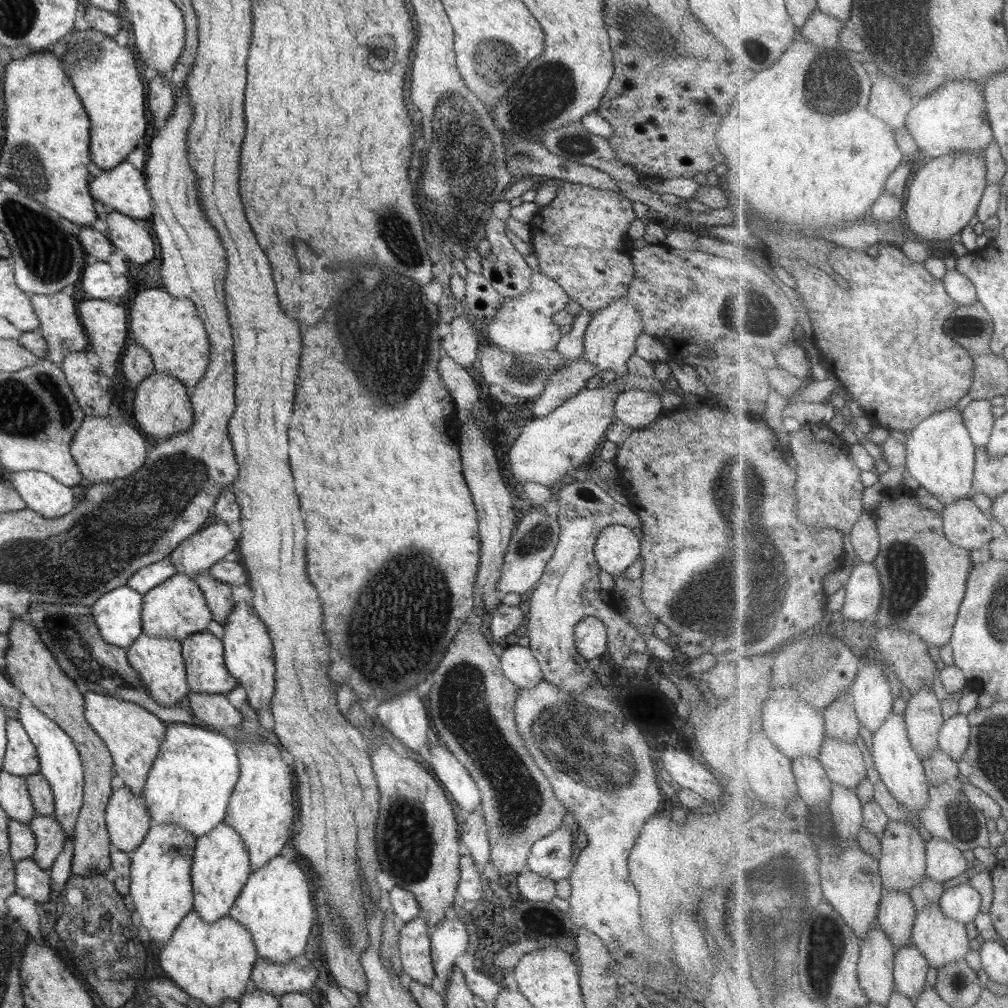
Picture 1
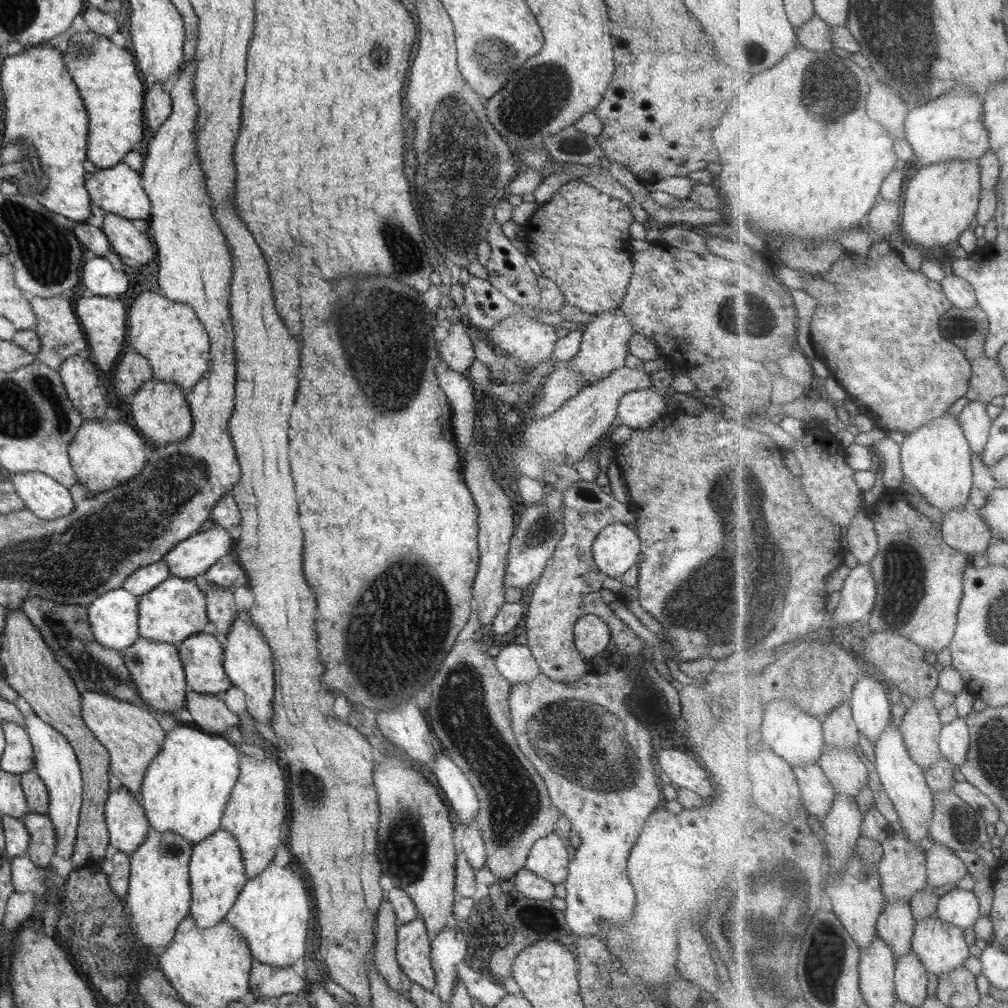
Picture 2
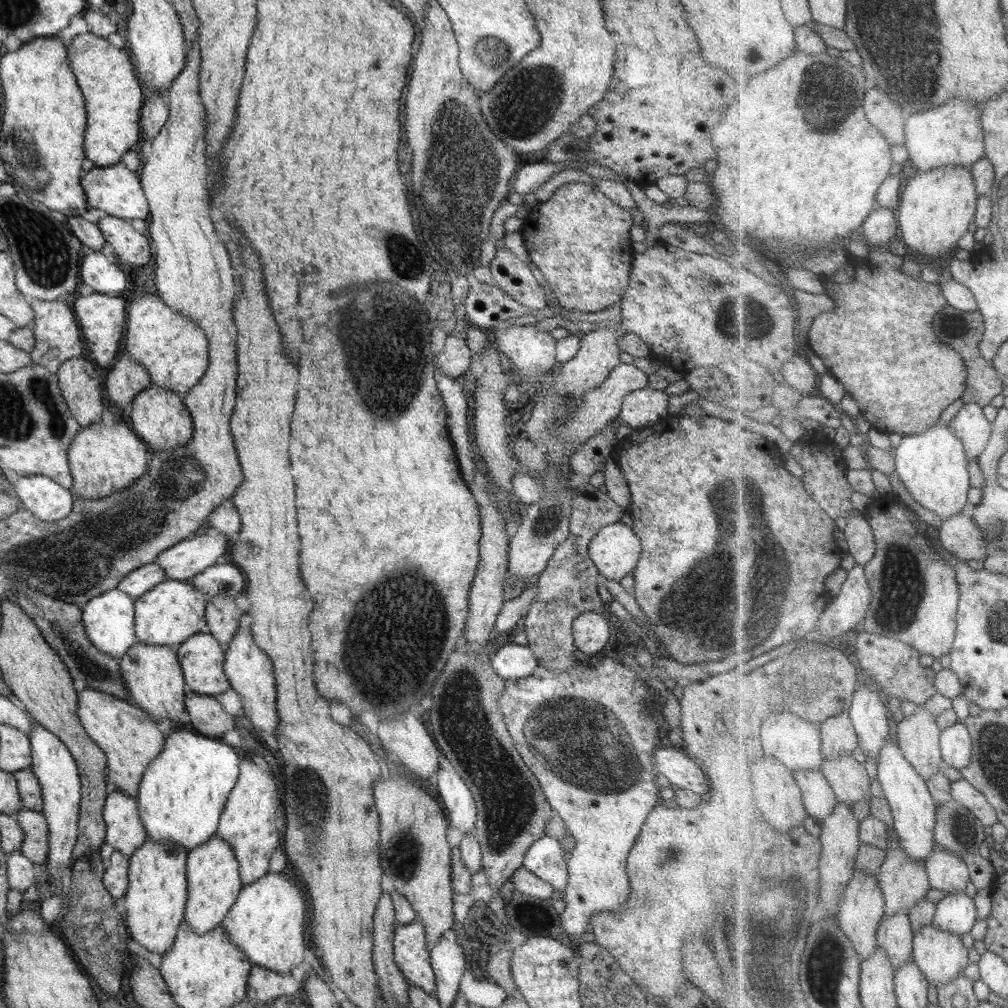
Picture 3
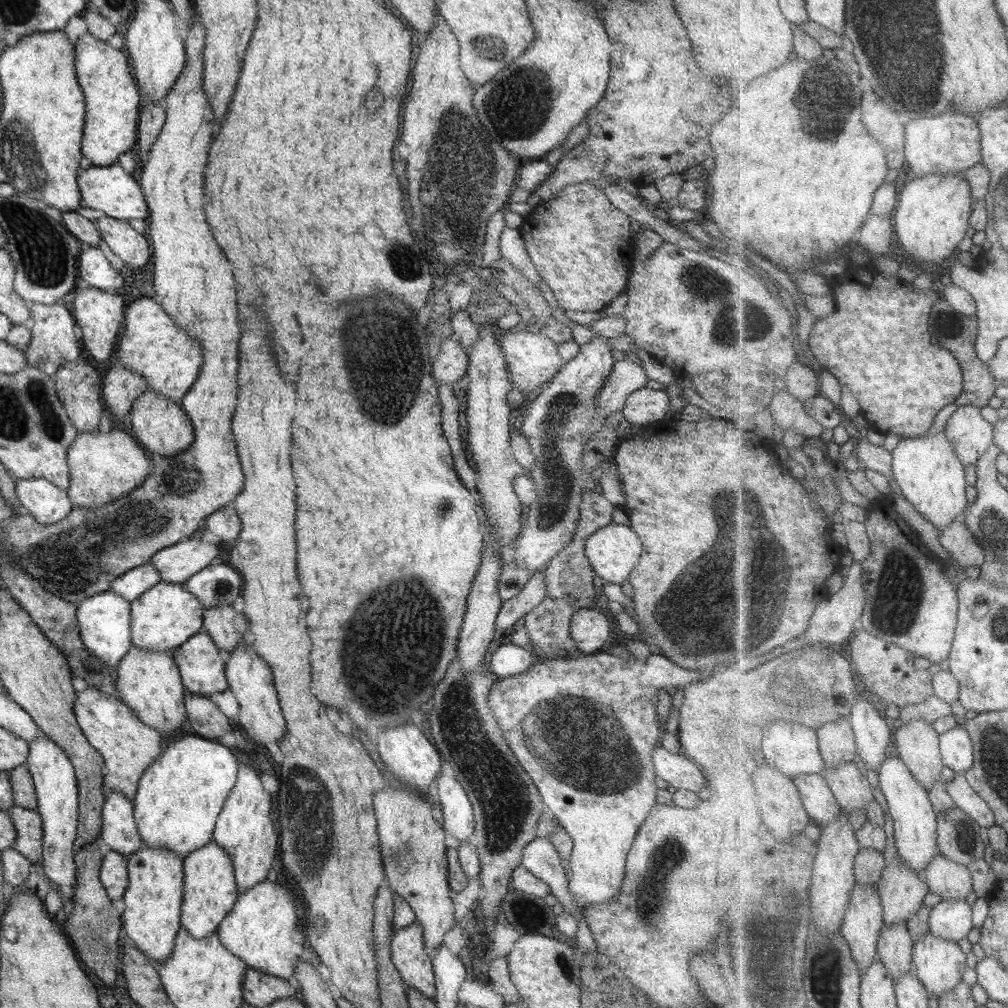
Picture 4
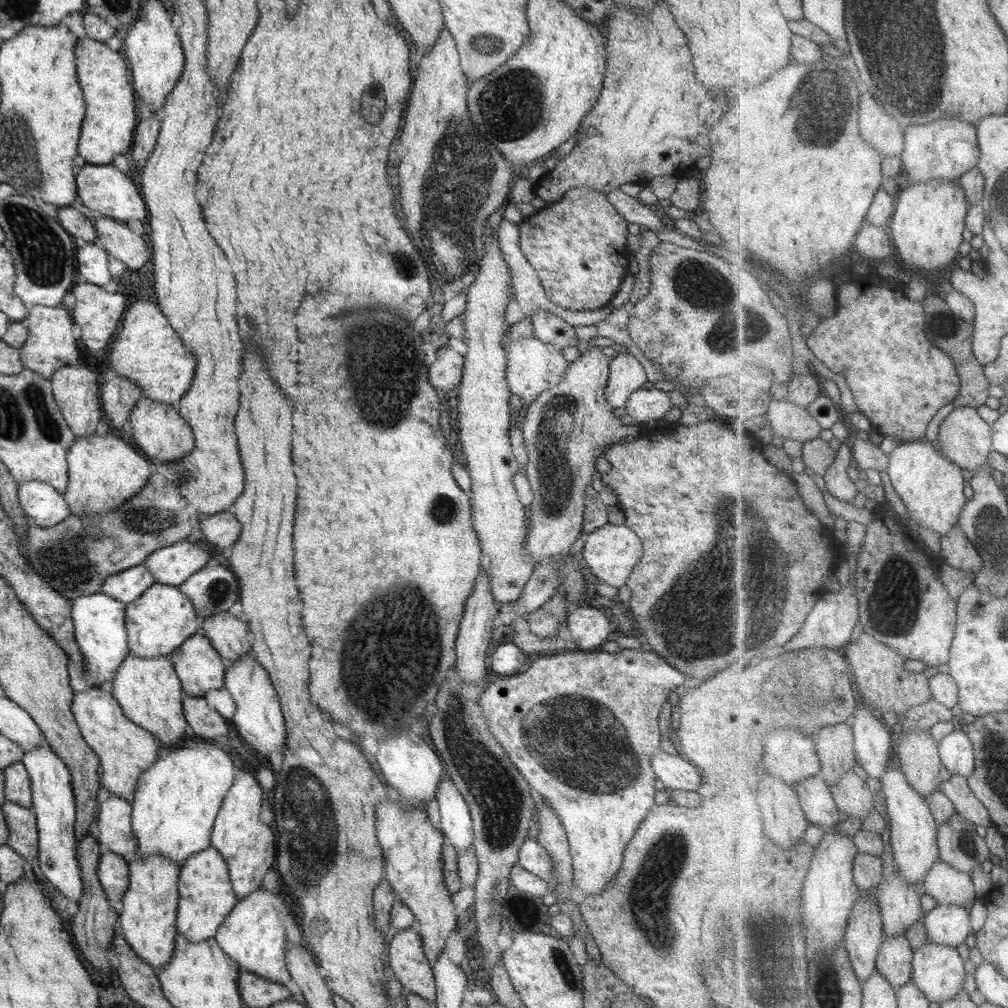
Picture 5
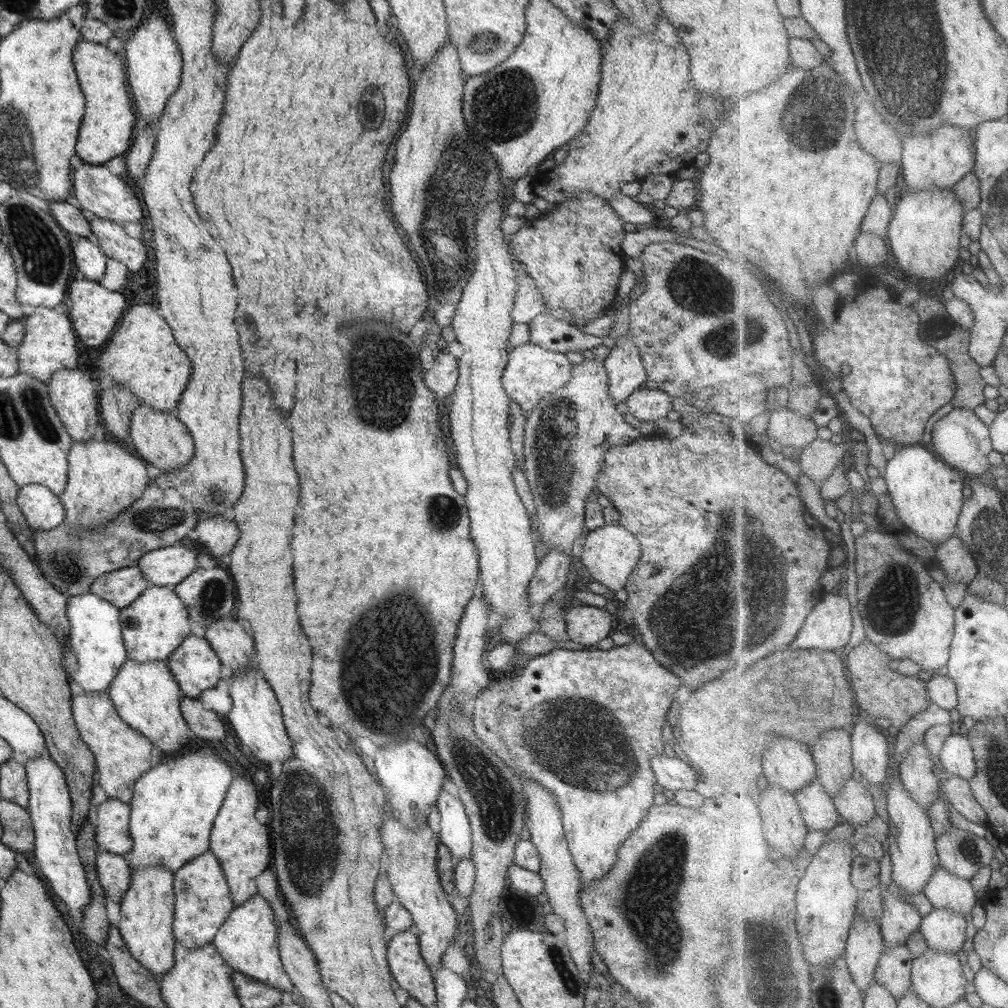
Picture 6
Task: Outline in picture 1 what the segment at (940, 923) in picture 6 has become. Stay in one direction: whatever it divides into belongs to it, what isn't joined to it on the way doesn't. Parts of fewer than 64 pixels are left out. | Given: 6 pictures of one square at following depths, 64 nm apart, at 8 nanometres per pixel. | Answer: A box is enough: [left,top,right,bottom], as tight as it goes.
[940,883,982,924]

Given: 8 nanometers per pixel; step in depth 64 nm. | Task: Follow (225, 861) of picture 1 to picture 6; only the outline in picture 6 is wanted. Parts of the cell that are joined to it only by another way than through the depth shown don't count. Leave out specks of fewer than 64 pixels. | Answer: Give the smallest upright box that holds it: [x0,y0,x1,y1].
[172,850,235,950]

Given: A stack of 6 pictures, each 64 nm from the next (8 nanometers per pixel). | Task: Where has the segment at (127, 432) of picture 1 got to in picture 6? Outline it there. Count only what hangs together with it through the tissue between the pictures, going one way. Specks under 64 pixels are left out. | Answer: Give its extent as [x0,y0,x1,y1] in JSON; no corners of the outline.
[58,439,149,530]

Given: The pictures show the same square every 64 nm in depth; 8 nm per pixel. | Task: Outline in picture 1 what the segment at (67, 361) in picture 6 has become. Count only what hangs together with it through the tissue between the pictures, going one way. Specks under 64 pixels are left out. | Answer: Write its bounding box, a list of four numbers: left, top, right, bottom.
[30,290,88,364]

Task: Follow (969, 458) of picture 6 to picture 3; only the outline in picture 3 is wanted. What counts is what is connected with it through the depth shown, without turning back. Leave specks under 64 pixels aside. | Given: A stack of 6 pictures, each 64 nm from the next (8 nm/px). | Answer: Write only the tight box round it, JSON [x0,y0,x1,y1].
[950,403,995,462]

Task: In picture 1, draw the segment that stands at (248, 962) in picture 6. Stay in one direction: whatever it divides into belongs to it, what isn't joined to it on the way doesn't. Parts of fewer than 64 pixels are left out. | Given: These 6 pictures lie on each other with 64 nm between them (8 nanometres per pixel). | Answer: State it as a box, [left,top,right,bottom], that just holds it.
[228,856,319,965]

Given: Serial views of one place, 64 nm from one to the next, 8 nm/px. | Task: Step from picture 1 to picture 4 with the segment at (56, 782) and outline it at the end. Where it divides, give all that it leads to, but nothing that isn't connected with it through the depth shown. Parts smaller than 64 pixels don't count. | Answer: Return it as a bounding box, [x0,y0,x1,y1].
[26,733,79,886]

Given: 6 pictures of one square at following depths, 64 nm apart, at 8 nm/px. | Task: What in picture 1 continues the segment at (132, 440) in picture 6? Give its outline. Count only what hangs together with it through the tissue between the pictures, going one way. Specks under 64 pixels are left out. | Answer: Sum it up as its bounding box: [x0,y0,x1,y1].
[134,371,193,442]

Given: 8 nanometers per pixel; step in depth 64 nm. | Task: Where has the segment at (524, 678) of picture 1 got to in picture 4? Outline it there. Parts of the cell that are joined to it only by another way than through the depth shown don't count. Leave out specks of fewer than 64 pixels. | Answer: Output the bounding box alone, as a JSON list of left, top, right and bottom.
[488,643,540,679]

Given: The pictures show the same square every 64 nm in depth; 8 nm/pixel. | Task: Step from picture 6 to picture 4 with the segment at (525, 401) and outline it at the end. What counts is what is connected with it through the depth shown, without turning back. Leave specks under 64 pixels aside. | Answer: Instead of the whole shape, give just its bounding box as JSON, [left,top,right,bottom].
[497,327,566,397]

